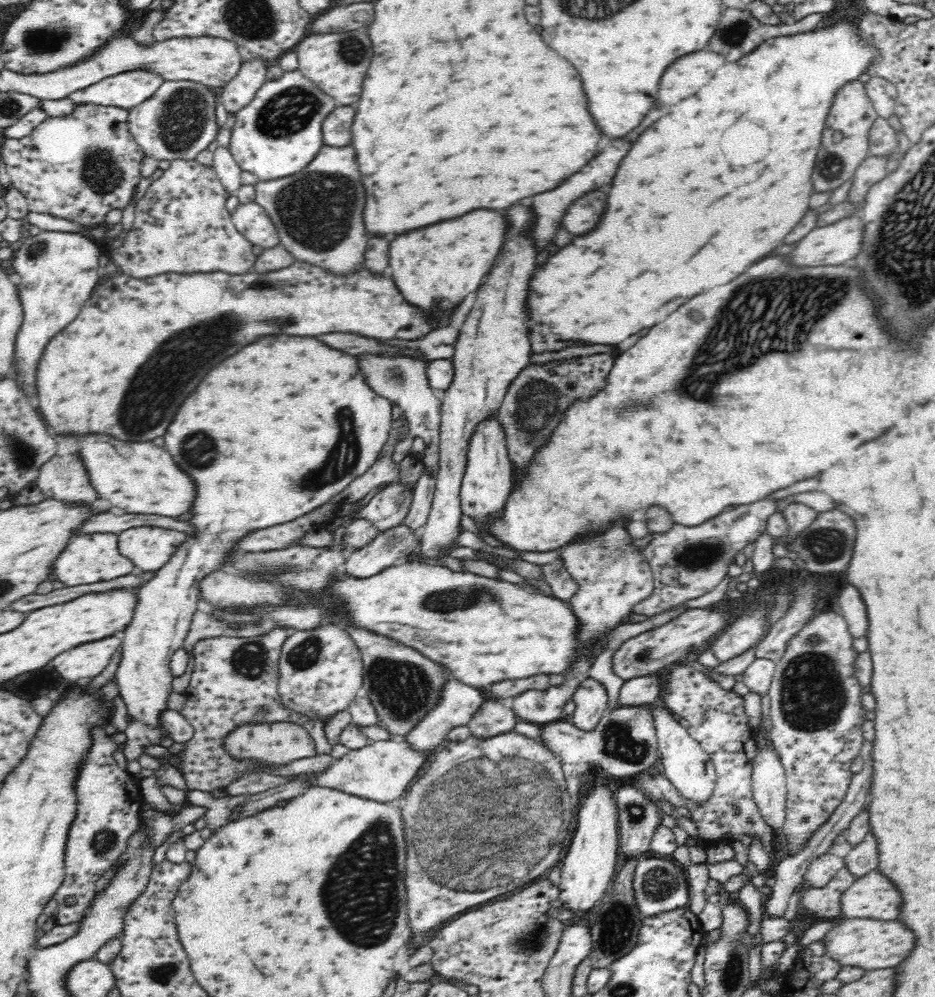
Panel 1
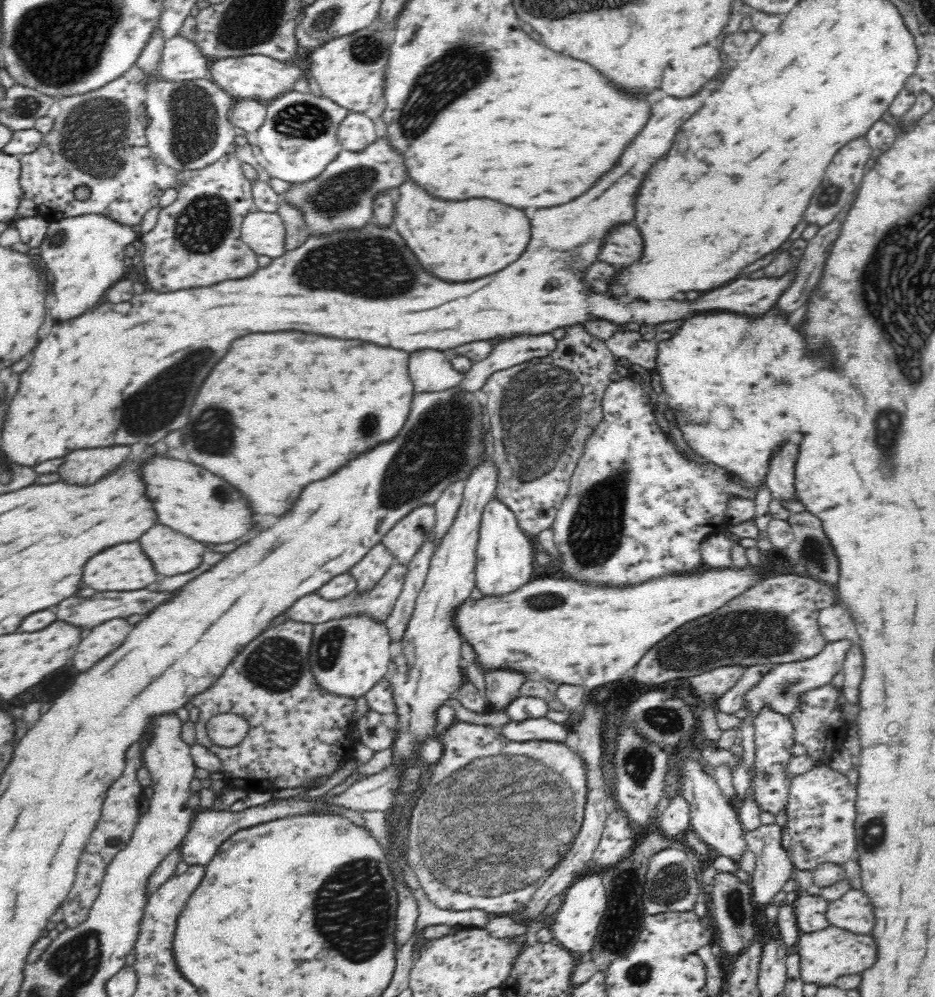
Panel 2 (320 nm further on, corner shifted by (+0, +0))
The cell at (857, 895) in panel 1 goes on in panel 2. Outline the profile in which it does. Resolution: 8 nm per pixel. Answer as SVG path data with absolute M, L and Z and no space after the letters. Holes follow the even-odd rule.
M850 889L838 900L830 901L826 910L828 924L857 936L866 936L874 928L872 903L860 889Z

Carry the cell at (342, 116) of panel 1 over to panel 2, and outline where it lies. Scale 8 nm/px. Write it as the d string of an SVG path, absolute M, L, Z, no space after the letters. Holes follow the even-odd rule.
M352 113L340 123L337 139L344 150L360 152L376 139L376 126L366 113Z

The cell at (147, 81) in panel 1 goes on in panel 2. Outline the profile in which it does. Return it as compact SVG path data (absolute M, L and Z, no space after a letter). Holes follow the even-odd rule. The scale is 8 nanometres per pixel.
M176 35L165 41L160 59L159 74L174 82L190 81L196 78L209 78L212 58L206 56L195 40Z

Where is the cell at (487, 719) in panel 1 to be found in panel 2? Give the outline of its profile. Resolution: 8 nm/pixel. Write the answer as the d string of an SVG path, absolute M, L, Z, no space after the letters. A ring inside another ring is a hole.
M492 668L485 671L484 695L490 704L489 711L504 711L512 700L522 695L520 689L528 678L532 676L509 668Z

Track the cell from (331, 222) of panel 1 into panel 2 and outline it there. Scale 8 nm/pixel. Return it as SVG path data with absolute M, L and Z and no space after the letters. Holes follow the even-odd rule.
M387 135L377 138L360 152L342 149L339 157L332 161L320 176L307 183L294 183L292 190L279 197L303 210L311 234L362 228L373 218L372 200L376 194L396 188L406 180L406 160L390 146L386 138Z

